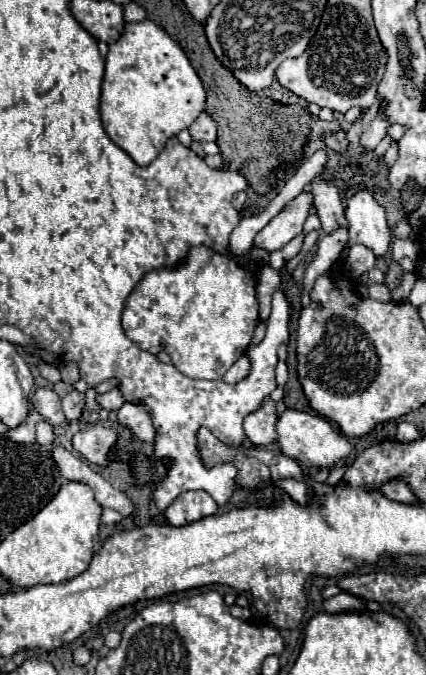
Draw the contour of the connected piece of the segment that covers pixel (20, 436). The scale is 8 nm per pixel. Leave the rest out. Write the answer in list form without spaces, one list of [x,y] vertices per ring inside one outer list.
[[[33,413],[33,417],[29,417],[29,421],[23,427],[19,427],[13,433],[5,433],[5,437],[9,437],[15,443],[33,443],[35,441],[35,423],[41,419],[43,417],[39,413]]]

